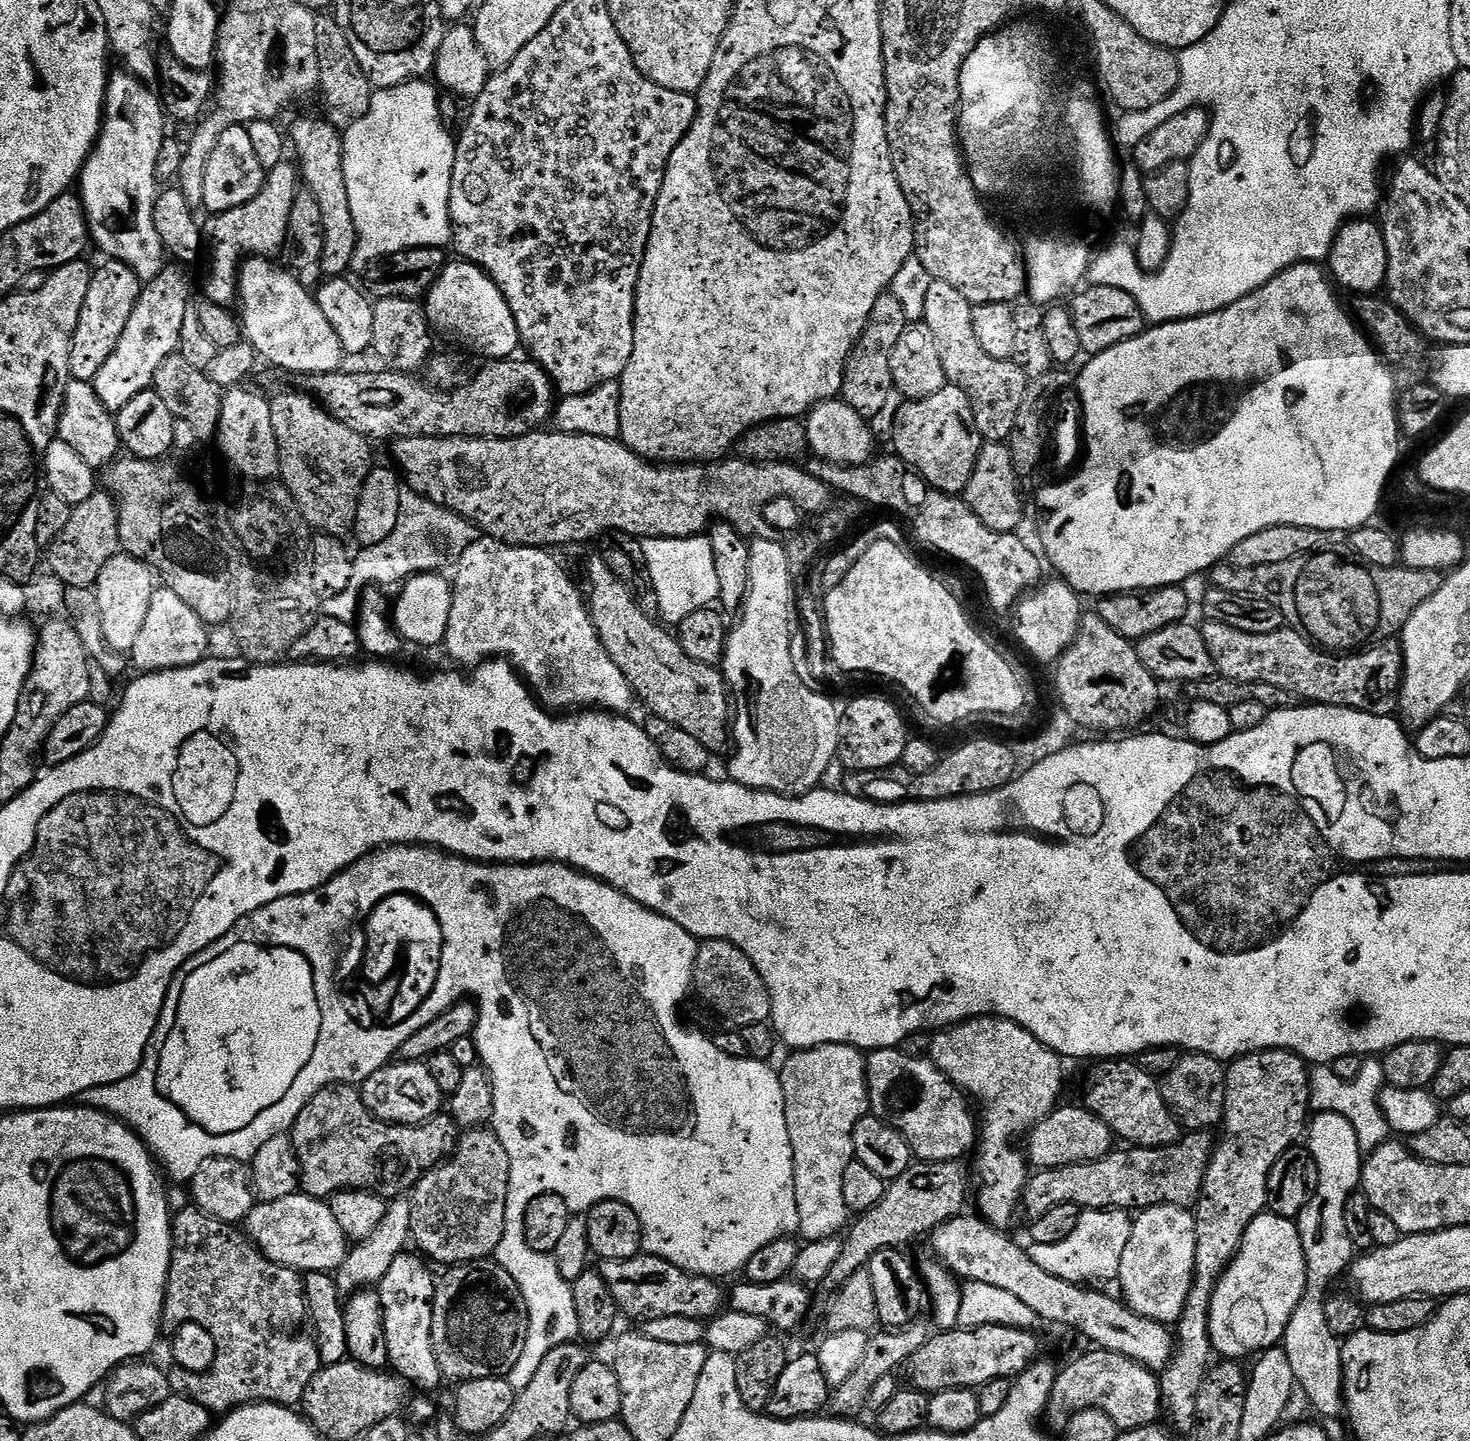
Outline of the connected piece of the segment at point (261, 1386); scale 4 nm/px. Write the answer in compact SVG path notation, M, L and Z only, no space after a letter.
M189 1206L186 1210L175 1213L172 1218L172 1261L168 1271L168 1285L164 1291L162 1324L167 1331L169 1328L169 1333L172 1334L175 1334L179 1328L187 1324L197 1324L202 1326L202 1330L210 1330L210 1338L214 1338L214 1346L216 1347L214 1366L209 1372L189 1375L185 1384L178 1385L177 1383L175 1385L174 1392L175 1395L185 1396L202 1406L206 1406L206 1410L213 1414L227 1414L246 1404L299 1405L306 1394L306 1386L310 1386L310 1378L314 1378L314 1374L318 1374L322 1367L318 1354L316 1329L312 1326L312 1316L308 1312L308 1303L304 1293L304 1276L295 1272L293 1268L287 1268L281 1264L272 1264L260 1253L259 1248L250 1239L247 1231L241 1230L237 1225L222 1222L195 1206Z

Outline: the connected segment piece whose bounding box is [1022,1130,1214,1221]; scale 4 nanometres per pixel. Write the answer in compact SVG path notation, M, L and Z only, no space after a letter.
M1192 1130L1181 1135L1175 1144L1167 1144L1164 1148L1129 1147L1129 1152L1113 1150L1100 1160L1083 1160L1080 1164L1071 1164L1065 1168L1042 1168L1033 1171L1028 1177L1028 1185L1024 1187L1022 1212L1028 1215L1029 1221L1042 1218L1046 1210L1054 1210L1054 1206L1073 1204L1081 1210L1089 1208L1118 1208L1121 1210L1143 1210L1159 1204L1169 1204L1179 1208L1191 1209L1200 1199L1200 1188L1204 1184L1204 1175L1212 1162L1214 1151L1213 1133L1208 1130Z

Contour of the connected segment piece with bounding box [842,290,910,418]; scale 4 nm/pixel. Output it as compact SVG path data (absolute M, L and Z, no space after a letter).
M891 290L884 292L874 302L874 310L858 338L852 353L848 355L844 371L844 403L858 410L865 418L873 418L888 404L888 399L894 396L892 371L890 370L890 354L894 354L894 346L898 346L898 338L908 329L910 321L906 318L906 310L902 310L902 302Z

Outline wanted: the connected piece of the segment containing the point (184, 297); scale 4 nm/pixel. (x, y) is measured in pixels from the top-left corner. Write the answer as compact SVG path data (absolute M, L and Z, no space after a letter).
M167 264L154 280L141 287L139 300L114 354L106 360L92 381L99 400L114 414L120 412L131 398L149 391L158 367L162 366L166 358L177 353L182 324L191 305L192 282L187 272L183 265Z

